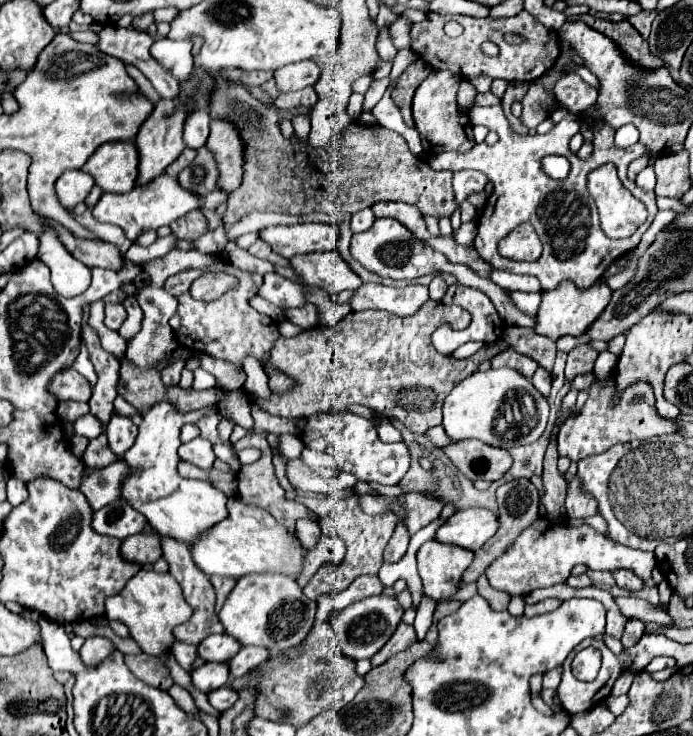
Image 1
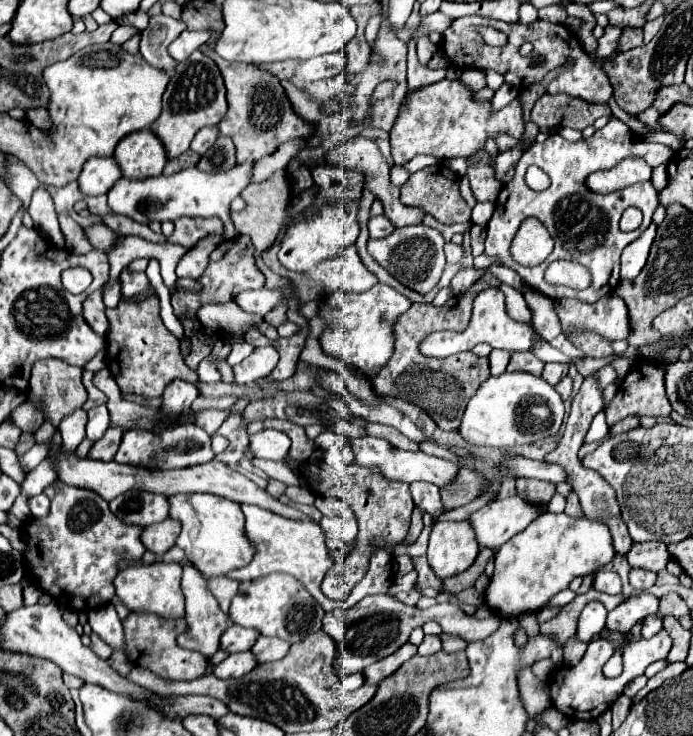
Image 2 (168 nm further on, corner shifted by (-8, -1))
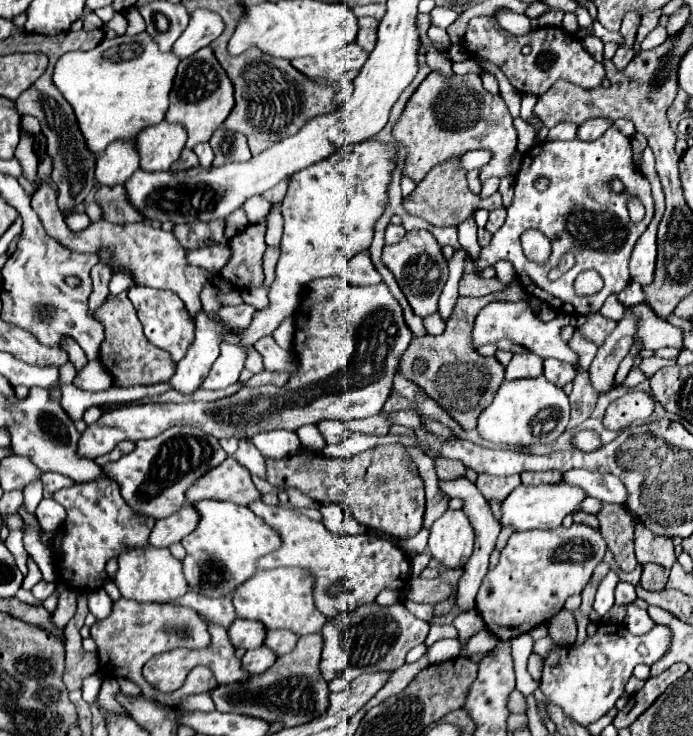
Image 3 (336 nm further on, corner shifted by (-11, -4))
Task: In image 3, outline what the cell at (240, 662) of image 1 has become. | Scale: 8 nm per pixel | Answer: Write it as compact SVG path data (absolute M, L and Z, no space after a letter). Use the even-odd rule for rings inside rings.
M270 630L264 646L268 646L276 656L284 656L294 650L296 642L298 642L298 638L290 630Z

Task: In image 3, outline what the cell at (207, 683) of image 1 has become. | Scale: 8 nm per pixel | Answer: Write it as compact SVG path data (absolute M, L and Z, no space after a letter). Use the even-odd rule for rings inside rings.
M260 646L260 648L254 648L254 650L248 650L244 656L242 656L242 668L248 672L248 674L262 674L264 670L268 670L272 664L276 662L276 656L272 650Z

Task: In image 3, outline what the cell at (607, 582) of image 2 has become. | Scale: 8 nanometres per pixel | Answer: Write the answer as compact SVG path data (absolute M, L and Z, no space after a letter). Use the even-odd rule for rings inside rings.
M630 582L616 584L616 604L632 604L636 600L636 588Z

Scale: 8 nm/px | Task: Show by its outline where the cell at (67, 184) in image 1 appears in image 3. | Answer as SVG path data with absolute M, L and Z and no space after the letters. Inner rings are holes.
M116 140L108 144L108 148L96 160L96 182L104 186L124 184L140 166L138 154L132 142Z

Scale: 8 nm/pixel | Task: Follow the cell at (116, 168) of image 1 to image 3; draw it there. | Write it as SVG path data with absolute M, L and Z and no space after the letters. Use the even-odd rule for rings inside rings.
M154 124L144 128L134 140L140 156L140 170L160 172L168 170L180 156L186 144L186 132L178 124Z

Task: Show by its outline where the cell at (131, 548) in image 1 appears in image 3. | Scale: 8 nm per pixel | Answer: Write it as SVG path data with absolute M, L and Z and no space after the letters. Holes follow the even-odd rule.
M184 504L180 512L174 516L168 516L164 520L158 520L152 534L150 534L150 544L156 548L168 548L170 544L180 542L184 536L188 536L198 524L198 514L192 506Z

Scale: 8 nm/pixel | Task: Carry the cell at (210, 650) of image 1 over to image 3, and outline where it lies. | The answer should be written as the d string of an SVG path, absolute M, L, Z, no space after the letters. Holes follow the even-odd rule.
M236 618L228 628L228 638L234 648L244 648L244 650L258 648L260 644L264 644L264 636L266 636L266 628L254 620Z

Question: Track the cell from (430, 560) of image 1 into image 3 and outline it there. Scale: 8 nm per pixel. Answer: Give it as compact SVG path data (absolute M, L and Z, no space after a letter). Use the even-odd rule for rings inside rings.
M446 510L430 528L428 550L444 568L462 568L474 550L474 528L462 510Z

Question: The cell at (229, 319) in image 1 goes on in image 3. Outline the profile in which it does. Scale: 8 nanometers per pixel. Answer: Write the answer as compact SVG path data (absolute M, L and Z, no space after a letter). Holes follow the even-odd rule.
M266 218L258 224L250 224L244 232L240 232L230 240L232 256L218 274L232 288L244 290L264 286L264 272L262 272L262 256L266 252L264 232L266 232Z

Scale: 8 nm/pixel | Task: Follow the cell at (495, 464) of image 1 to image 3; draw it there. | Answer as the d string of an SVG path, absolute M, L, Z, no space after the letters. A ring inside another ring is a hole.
M568 470L562 474L562 482L584 488L588 496L594 496L602 502L614 502L614 504L626 504L626 490L620 478L612 474L602 472L590 472L590 470Z

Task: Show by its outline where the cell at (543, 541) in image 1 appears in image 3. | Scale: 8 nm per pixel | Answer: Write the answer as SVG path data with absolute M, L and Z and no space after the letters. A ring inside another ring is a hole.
M574 522L570 528L514 532L500 552L498 566L482 580L476 596L476 610L484 618L486 628L500 640L526 634L534 626L556 616L564 608L568 596L582 592L606 550L600 530L588 524Z

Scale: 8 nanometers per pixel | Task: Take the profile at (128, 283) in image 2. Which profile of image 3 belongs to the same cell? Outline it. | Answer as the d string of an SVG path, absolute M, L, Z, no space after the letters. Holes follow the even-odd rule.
M132 286L128 290L128 298L132 300L134 308L138 310L138 318L144 326L146 338L156 344L162 350L168 350L172 360L178 362L184 358L184 352L192 346L192 336L194 336L194 324L184 308L184 302L168 290L158 290L158 288L148 288L148 286Z

